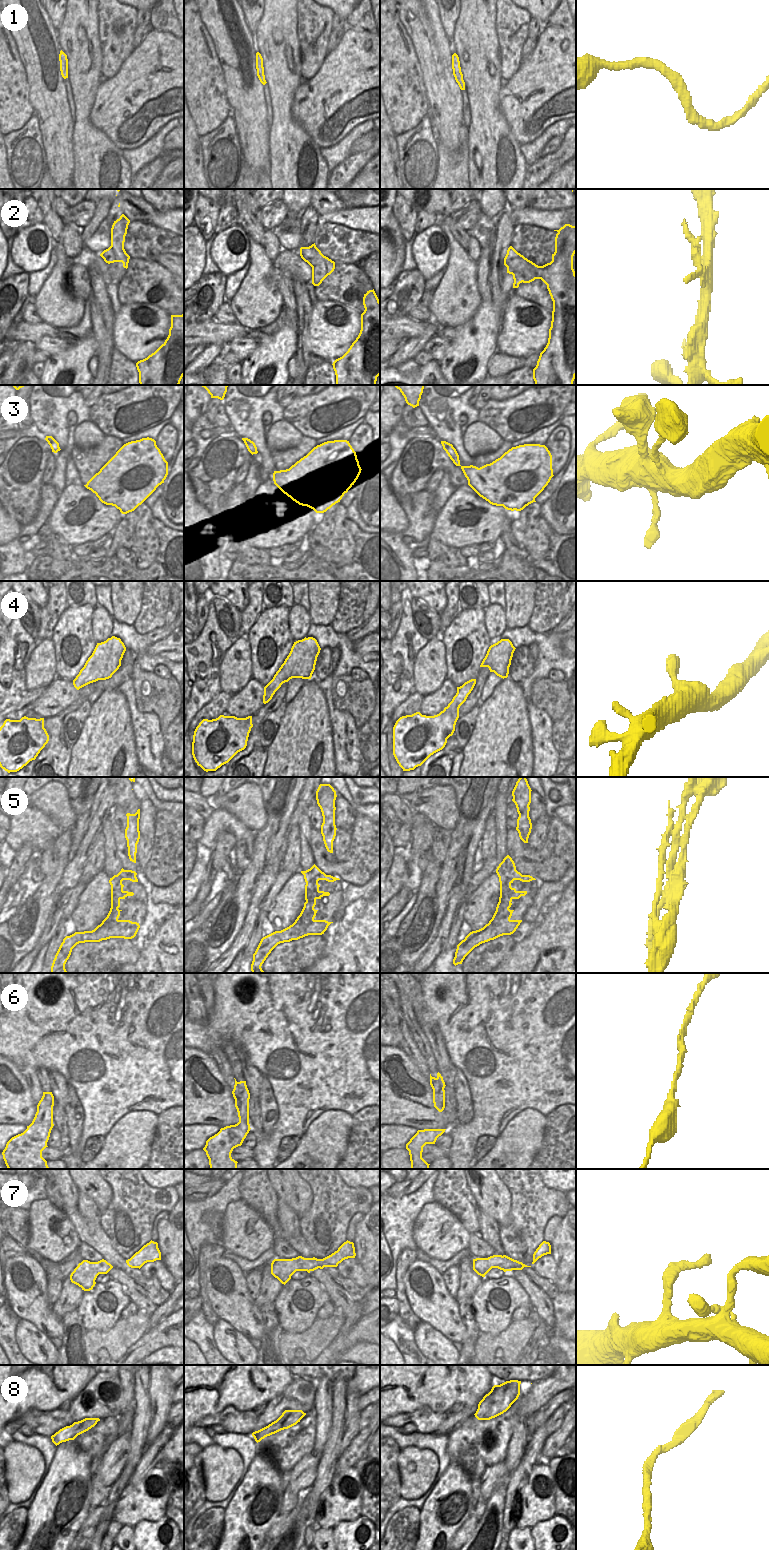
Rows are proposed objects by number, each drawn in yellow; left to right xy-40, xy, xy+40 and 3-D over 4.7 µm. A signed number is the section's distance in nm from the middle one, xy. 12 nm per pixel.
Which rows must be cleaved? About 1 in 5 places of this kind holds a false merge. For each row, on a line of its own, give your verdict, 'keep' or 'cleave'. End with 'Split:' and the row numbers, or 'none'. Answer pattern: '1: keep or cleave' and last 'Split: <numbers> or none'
1: keep
2: keep
3: keep
4: keep
5: cleave
6: keep
7: keep
8: keep
Split: 5

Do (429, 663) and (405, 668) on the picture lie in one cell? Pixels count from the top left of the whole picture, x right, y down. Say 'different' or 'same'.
different

